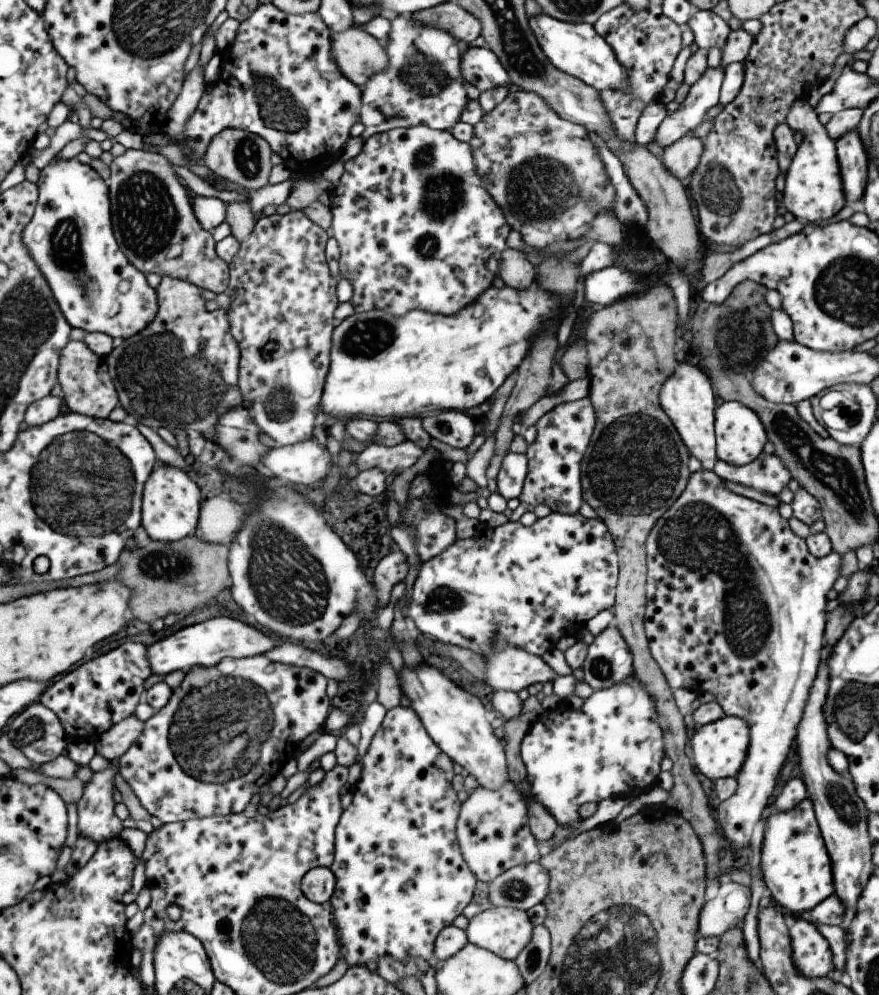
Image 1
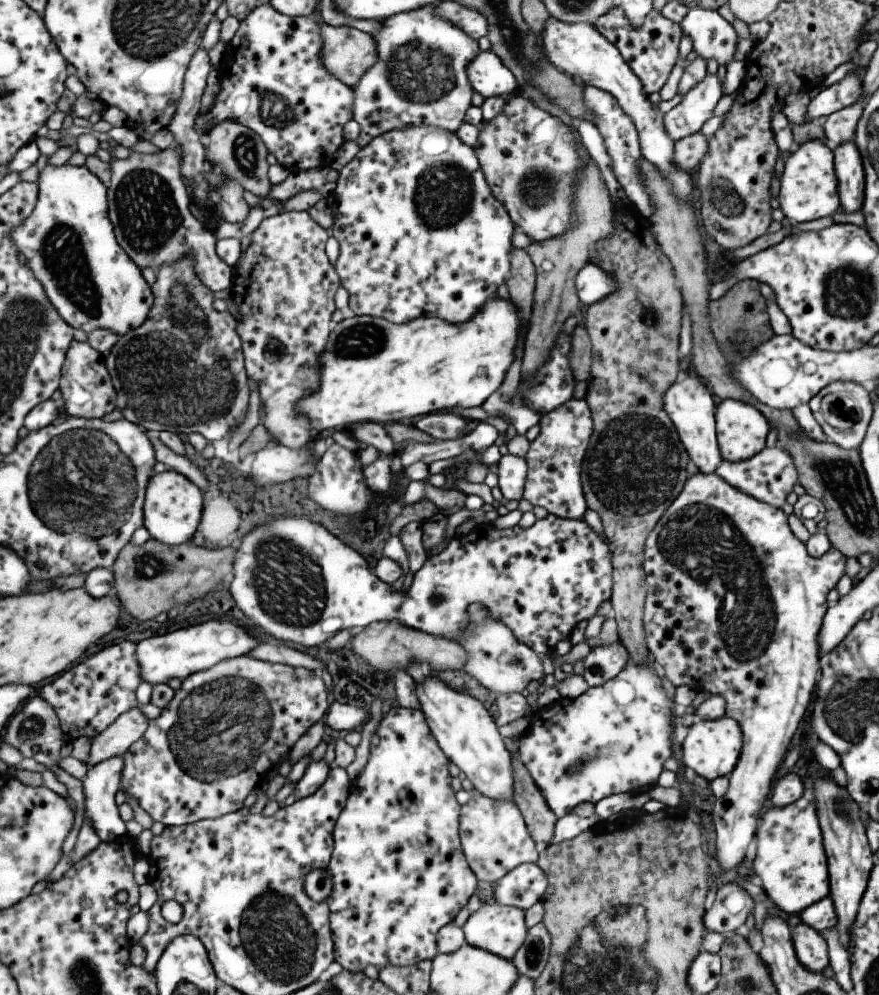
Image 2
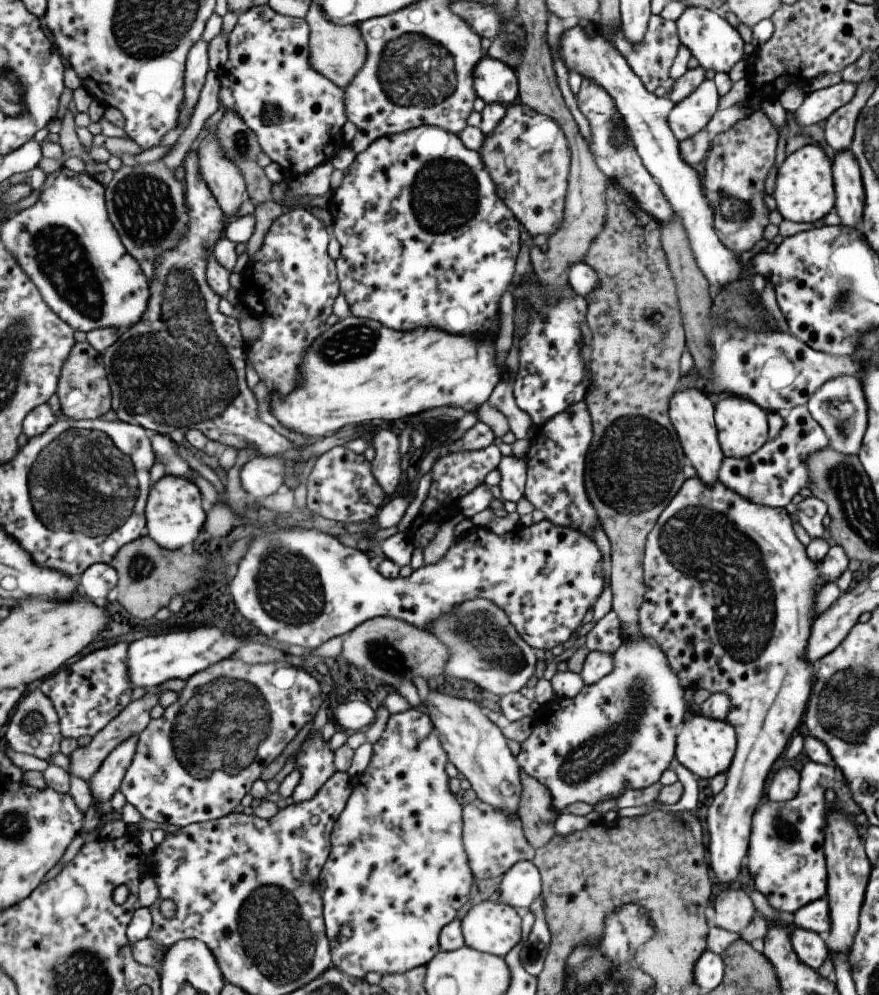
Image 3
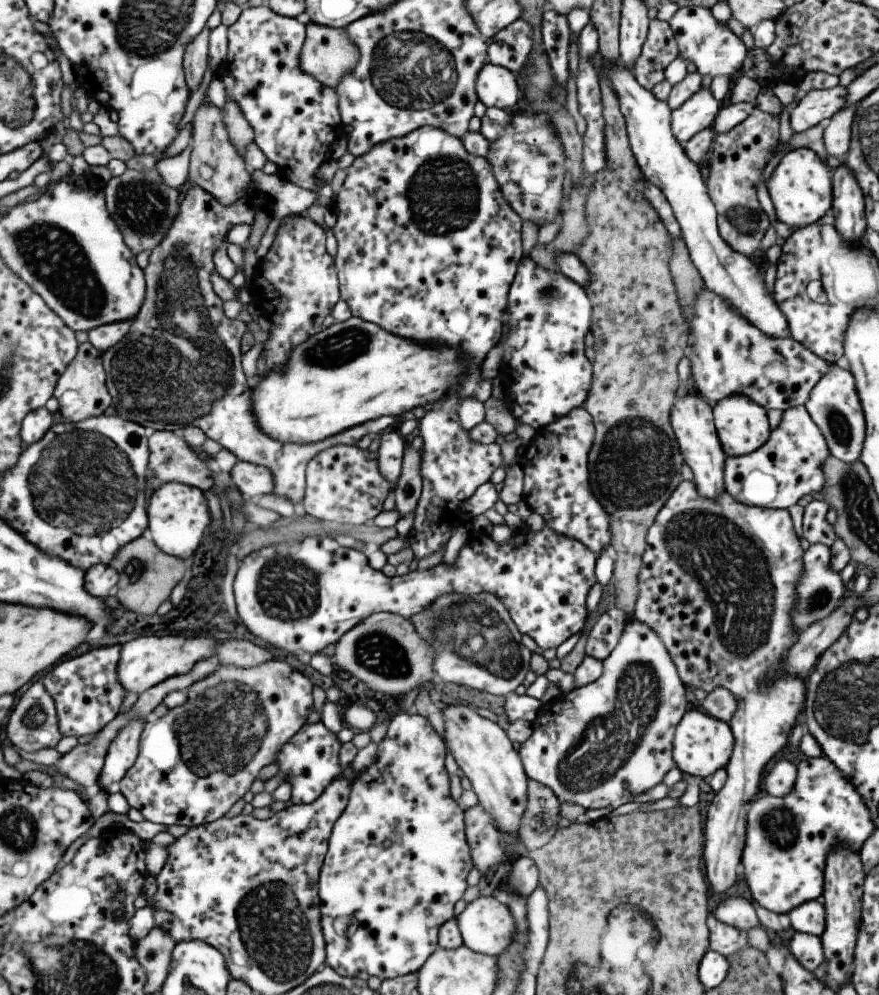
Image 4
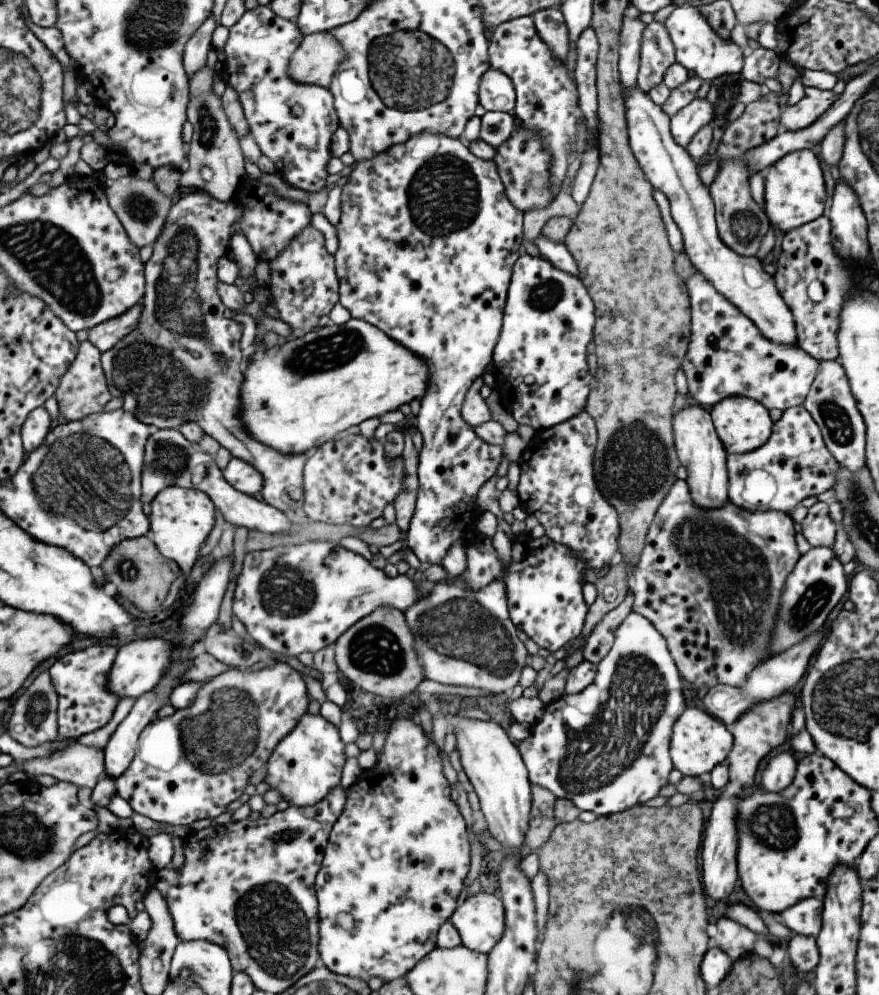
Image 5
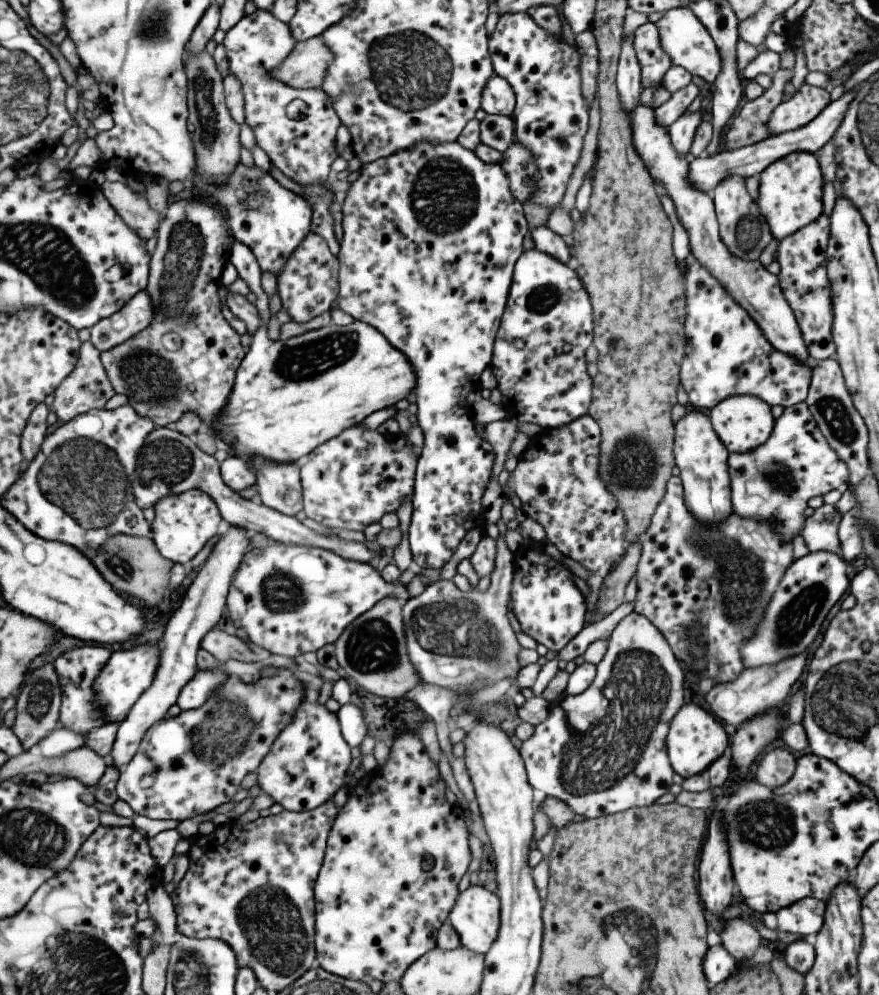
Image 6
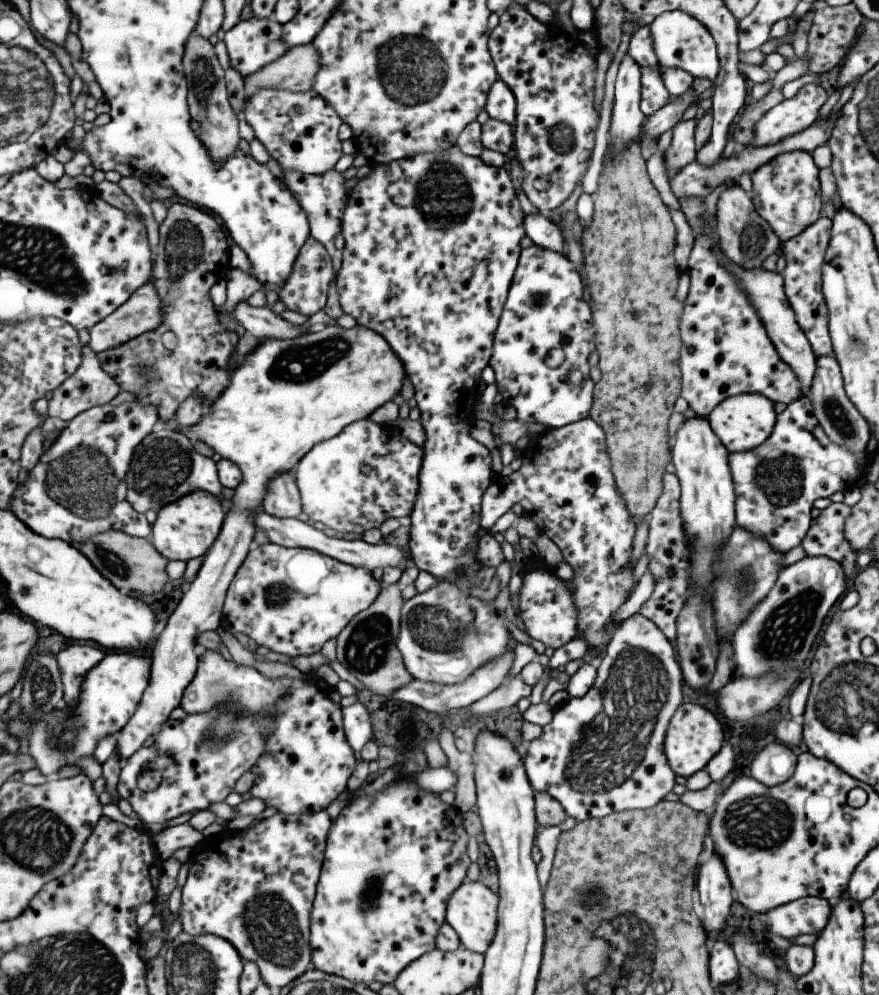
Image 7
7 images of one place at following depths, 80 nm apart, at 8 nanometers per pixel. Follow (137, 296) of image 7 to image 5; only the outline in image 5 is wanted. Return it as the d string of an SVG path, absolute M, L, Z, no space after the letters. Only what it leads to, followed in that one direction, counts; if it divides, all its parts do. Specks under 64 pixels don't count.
M140 302L127 309L122 315L103 321L87 330L87 338L102 353L119 342L132 328L135 328L143 310Z

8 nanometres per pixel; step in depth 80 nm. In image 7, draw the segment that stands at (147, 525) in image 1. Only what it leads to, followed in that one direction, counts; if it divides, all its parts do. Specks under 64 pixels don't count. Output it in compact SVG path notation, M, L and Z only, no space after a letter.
M194 491L181 496L179 500L163 506L156 512L157 518L151 525L151 546L167 561L187 562L211 547L221 531L225 517L221 502L206 491Z

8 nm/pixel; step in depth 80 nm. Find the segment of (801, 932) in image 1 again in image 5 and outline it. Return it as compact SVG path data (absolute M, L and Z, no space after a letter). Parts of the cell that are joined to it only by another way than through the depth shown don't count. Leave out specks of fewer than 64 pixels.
M794 934L786 948L786 956L791 961L792 968L801 976L816 967L819 957L815 937Z

